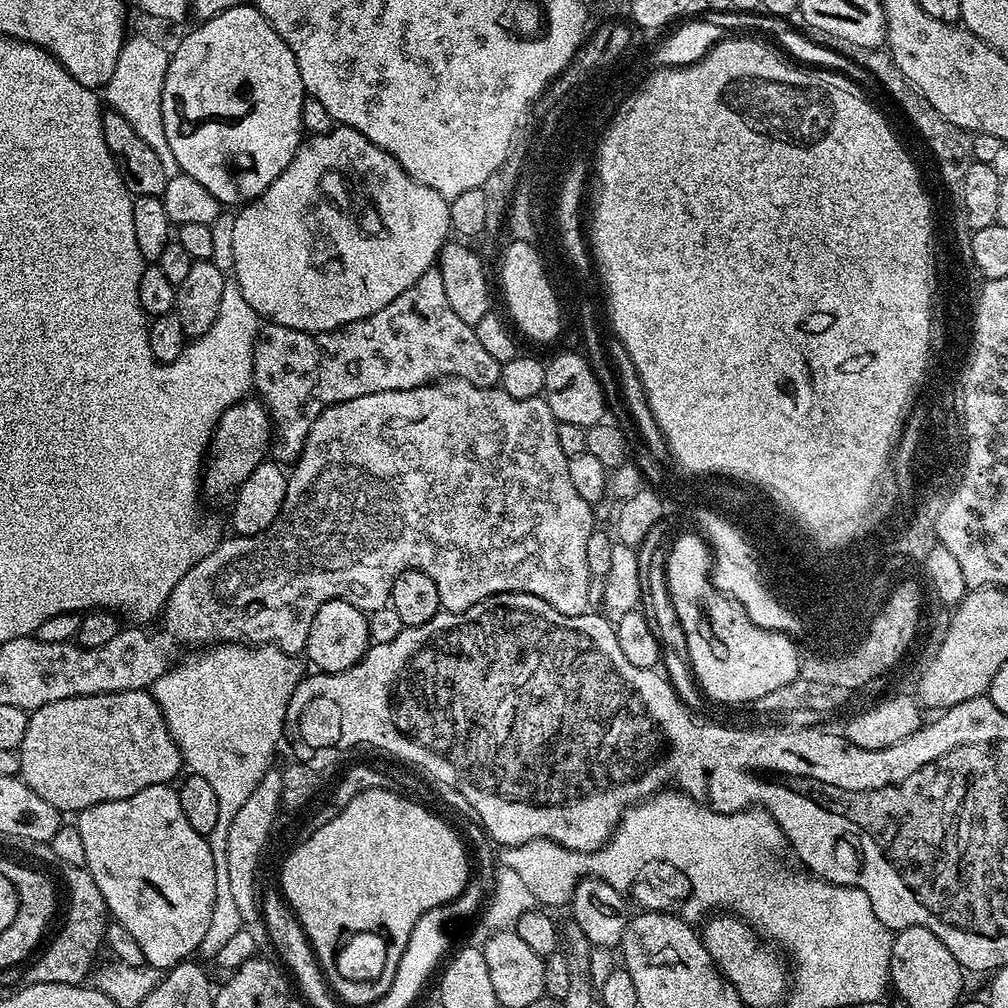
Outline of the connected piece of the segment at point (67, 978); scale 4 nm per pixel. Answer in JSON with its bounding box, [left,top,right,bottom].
[22,866,110,985]

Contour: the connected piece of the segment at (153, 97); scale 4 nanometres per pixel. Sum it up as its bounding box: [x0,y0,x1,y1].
[102,35,181,177]

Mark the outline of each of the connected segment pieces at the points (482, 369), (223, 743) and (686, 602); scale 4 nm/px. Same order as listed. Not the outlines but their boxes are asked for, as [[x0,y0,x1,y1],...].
[[252,266,500,466],[150,642,306,848],[668,534,802,706]]

